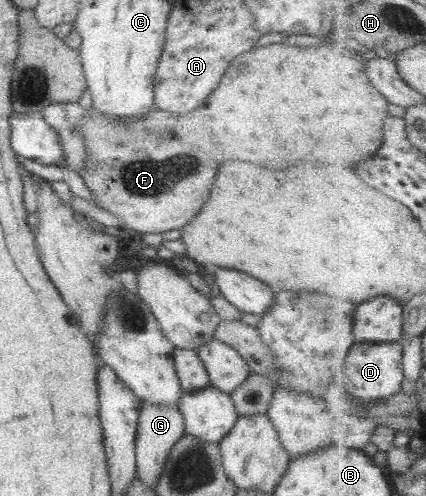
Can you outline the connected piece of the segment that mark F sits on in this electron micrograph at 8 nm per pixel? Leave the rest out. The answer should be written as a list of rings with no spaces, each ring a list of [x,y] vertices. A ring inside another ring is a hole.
[[[274,43],[274,45],[266,45],[264,47],[253,47],[249,51],[236,56],[229,67],[226,69],[226,75],[222,75],[218,87],[210,93],[210,97],[206,99],[198,109],[194,109],[194,113],[186,113],[186,115],[176,115],[176,113],[164,113],[152,108],[146,115],[142,115],[136,121],[108,121],[108,117],[104,113],[92,110],[85,111],[82,117],[82,123],[76,127],[80,132],[82,140],[84,140],[84,152],[86,152],[86,159],[84,159],[84,167],[78,172],[84,184],[93,196],[93,203],[97,207],[105,209],[118,219],[120,225],[124,228],[137,231],[138,233],[164,233],[178,229],[186,225],[198,211],[200,207],[206,203],[210,185],[214,183],[216,177],[216,169],[222,161],[226,159],[236,159],[236,161],[250,161],[250,163],[266,163],[272,167],[290,167],[290,165],[298,165],[302,163],[314,163],[314,161],[322,161],[322,163],[336,163],[336,165],[346,165],[350,169],[354,169],[358,163],[374,157],[385,141],[385,123],[386,119],[390,117],[388,109],[390,109],[389,102],[382,92],[378,91],[369,79],[367,74],[367,65],[364,57],[356,55],[353,51],[350,52],[348,47],[316,47],[315,44],[311,47],[292,47],[292,45],[284,45],[283,43]],[[174,157],[188,157],[188,169],[184,169],[184,165],[180,165],[180,159],[176,159],[178,163],[172,163]]]

